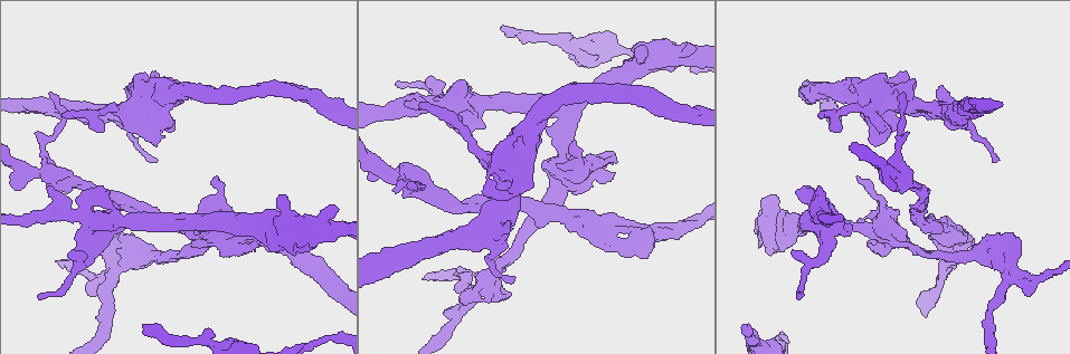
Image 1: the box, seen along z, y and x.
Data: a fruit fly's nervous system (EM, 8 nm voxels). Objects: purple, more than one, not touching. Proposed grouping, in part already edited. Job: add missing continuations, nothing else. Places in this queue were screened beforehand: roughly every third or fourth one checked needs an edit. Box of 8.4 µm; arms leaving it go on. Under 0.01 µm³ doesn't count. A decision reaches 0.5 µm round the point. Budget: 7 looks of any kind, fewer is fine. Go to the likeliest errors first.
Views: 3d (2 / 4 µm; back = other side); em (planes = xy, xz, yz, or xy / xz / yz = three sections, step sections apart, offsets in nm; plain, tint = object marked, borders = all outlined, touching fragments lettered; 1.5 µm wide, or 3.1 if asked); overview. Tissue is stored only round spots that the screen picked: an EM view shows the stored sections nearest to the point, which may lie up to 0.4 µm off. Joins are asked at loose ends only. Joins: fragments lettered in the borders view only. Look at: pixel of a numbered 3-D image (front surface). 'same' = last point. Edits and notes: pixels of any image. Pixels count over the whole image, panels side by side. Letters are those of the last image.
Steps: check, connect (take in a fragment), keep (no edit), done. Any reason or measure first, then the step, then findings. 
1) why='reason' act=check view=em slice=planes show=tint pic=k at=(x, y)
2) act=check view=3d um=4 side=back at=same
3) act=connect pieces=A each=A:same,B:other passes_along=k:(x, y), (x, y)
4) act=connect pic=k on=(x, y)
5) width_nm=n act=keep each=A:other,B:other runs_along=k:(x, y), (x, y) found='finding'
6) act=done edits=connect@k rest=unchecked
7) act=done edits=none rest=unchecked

why='free end' act=check view=3d um=4 pic=1 at=(741, 325)

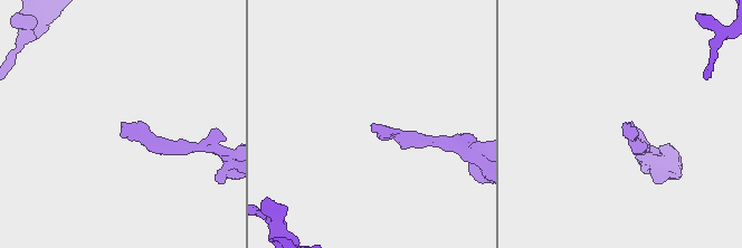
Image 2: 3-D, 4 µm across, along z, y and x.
why='need the tissue' act=check view=em slice=planes show=borders pic=2 at=(372, 125)

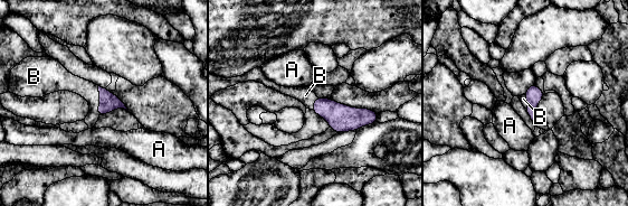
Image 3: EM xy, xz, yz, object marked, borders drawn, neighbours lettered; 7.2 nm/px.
act=connect pieces=B each=A:other,B:same passes_along=3:(108, 102), (100, 102), (87, 90) found='it goes on there'

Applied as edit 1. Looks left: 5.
why='redraw' act=check view=overview

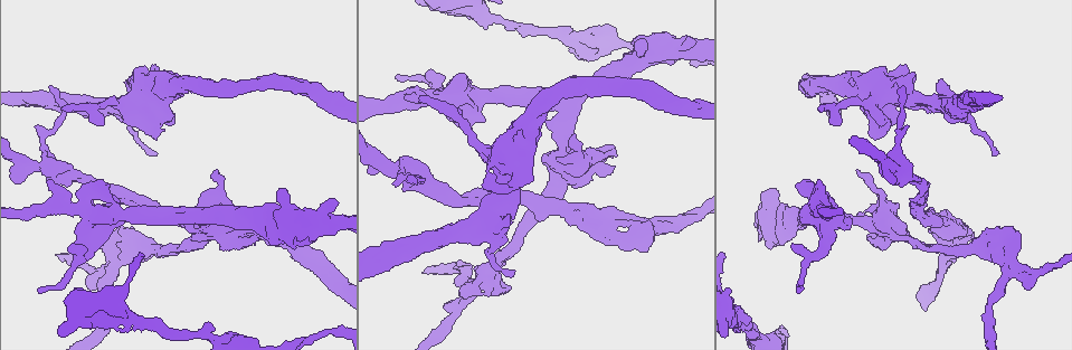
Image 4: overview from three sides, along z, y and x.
act=check view=3d um=2 pic=4 at=(418, 98)

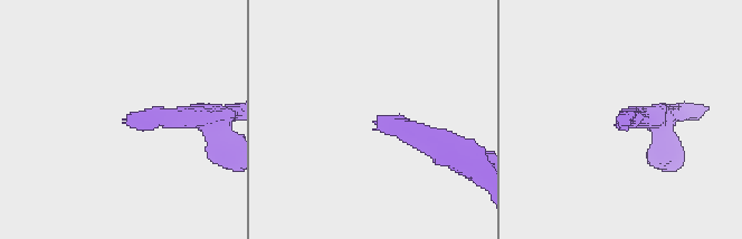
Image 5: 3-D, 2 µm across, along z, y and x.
act=check view=em slice=yz step=8 show=borders pic=5 at=(619, 117)

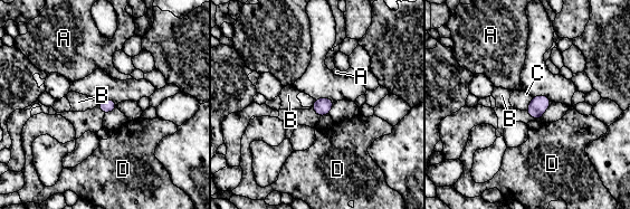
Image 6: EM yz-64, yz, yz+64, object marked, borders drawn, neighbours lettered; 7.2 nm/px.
act=keep each=A:other,B:other,C:other,D:other border=6:(532, 97), (525, 110) found='no lettered fragment goes on from it'

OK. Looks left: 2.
why='an open end' act=check view=em slice=planes show=borders pic=4 at=(905, 88)

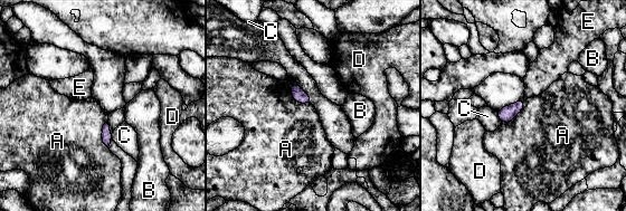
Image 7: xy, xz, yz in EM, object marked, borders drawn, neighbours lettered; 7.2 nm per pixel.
longest_contact=A:260nm act=keep each=A:other,B:other,C:other,D:other,E:other found='none of them fits'

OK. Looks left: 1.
act=done edits=connect@3 rest=unchecked

